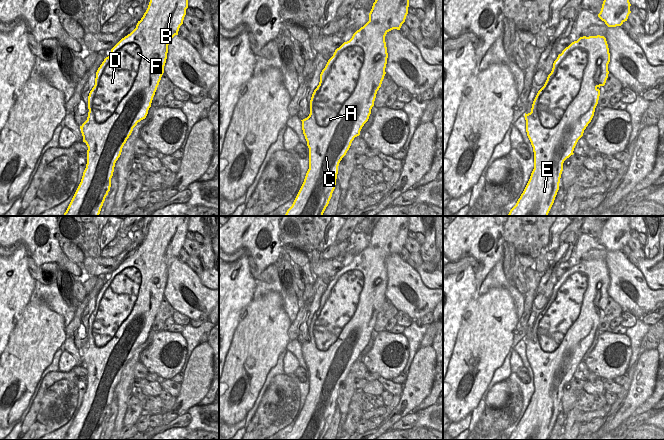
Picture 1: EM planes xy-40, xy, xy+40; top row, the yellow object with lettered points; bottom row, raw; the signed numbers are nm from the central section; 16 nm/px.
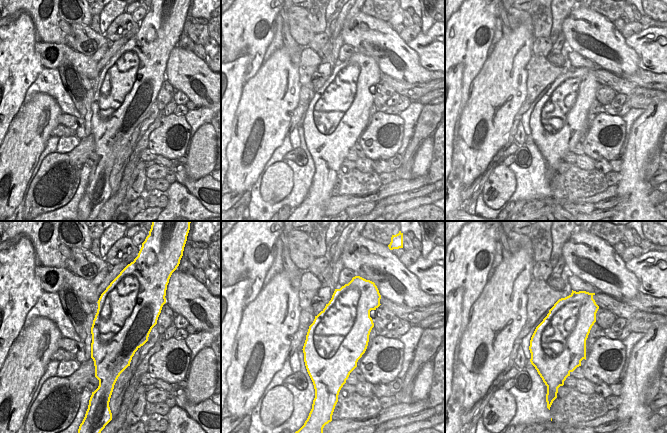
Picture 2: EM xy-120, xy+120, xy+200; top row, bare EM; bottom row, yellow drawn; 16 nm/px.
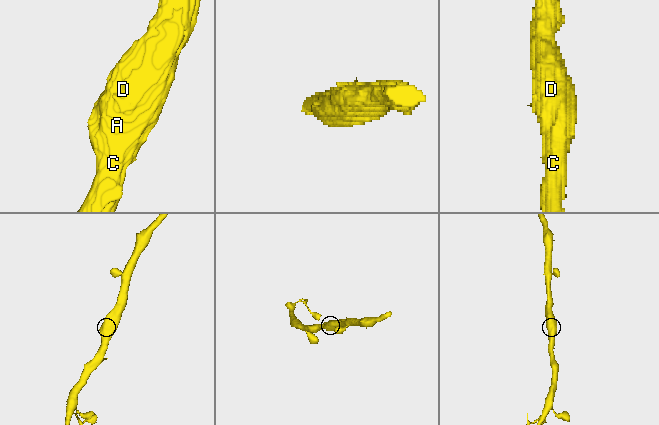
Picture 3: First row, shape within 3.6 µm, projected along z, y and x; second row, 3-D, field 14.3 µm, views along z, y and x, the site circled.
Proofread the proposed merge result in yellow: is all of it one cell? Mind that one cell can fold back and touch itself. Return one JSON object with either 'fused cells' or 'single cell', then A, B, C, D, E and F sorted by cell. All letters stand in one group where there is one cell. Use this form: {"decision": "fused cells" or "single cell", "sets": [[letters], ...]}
{"decision": "single cell", "sets": [["A", "B", "C", "D", "E", "F"]]}

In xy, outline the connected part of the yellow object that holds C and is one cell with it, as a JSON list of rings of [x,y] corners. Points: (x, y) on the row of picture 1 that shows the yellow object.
[[[375,0],[369,13],[369,21],[357,30],[349,41],[335,50],[322,70],[319,85],[310,100],[310,114],[301,120],[303,134],[309,148],[309,169],[292,206],[284,216],[323,216],[335,189],[339,163],[368,121],[377,91],[386,74],[388,53],[385,36],[393,29],[400,30],[408,14],[408,7],[409,0]]]

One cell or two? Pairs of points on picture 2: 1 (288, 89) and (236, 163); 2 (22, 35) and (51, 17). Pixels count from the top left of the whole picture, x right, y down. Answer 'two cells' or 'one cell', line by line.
1: one cell
2: two cells

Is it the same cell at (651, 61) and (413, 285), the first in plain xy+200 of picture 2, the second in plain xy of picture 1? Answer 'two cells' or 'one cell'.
two cells

